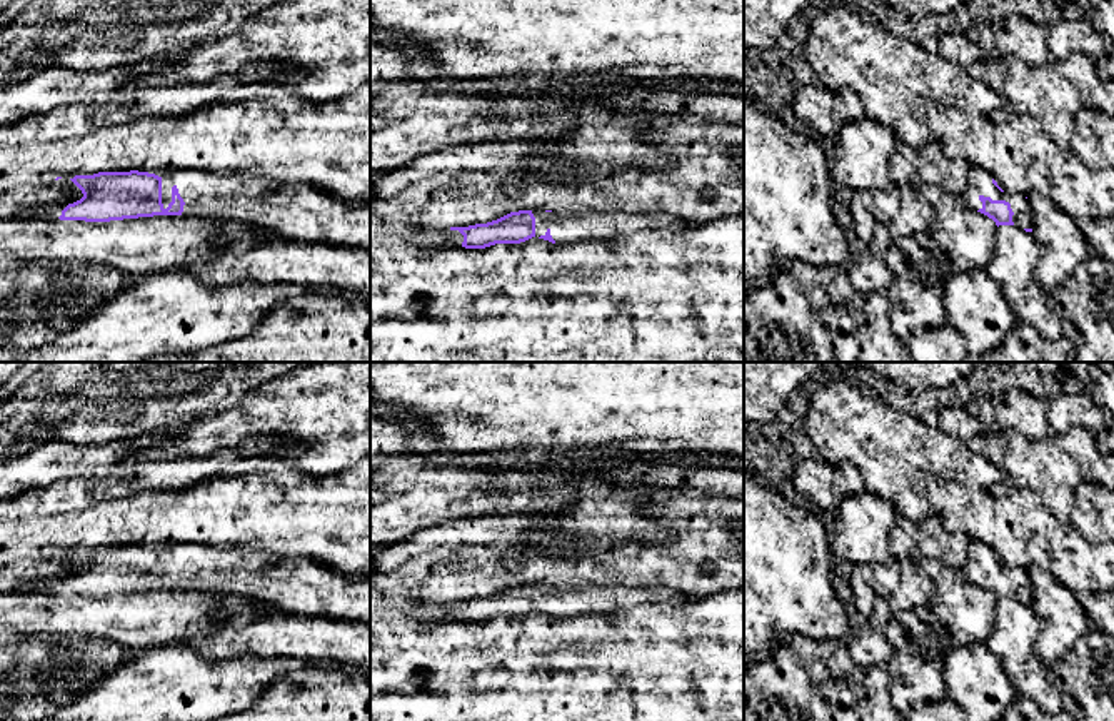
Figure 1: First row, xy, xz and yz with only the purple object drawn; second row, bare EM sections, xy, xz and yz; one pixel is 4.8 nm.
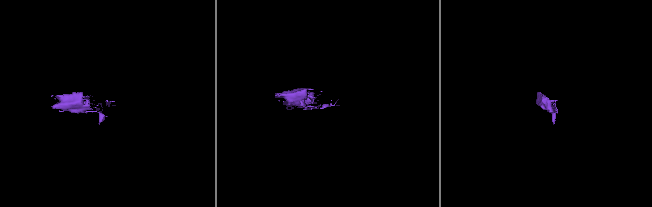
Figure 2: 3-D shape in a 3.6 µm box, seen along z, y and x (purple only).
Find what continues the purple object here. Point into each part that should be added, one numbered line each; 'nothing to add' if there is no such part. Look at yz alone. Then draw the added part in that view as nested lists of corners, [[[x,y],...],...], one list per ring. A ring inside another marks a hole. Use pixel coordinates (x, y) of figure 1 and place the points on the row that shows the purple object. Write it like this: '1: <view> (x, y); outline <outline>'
1: yz (979, 182); outline [[[972,167],[967,187],[962,194],[962,199],[967,204],[967,207],[971,207],[972,210],[979,210],[979,209],[982,209],[982,202],[979,200],[981,195],[991,197],[992,200],[1009,202],[1011,209],[1014,212],[1012,222],[1017,227],[1021,227],[1022,230],[1034,227],[1031,209],[1029,209],[1027,199],[1024,195],[1001,192],[992,184],[992,175],[987,170],[981,169],[981,167]]]

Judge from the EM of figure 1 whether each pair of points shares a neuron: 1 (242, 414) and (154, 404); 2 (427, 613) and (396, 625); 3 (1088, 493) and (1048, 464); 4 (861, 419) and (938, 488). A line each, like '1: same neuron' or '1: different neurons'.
1: different neurons
2: different neurons
3: different neurons
4: different neurons

